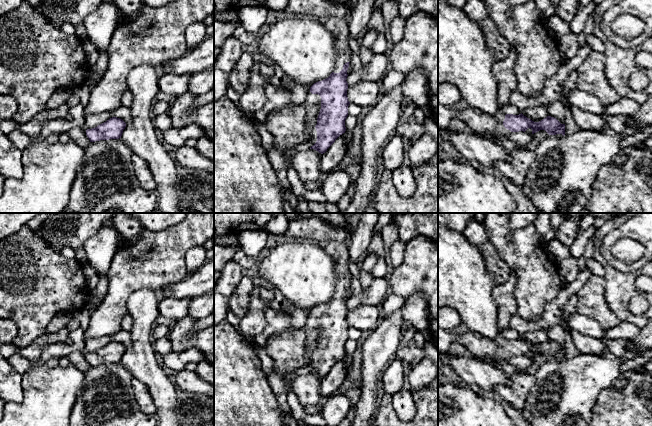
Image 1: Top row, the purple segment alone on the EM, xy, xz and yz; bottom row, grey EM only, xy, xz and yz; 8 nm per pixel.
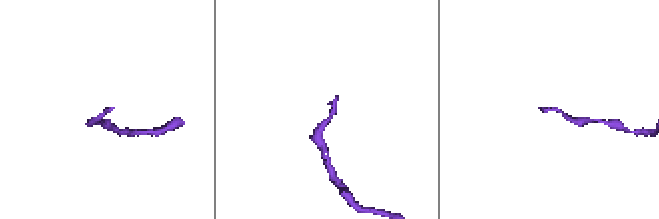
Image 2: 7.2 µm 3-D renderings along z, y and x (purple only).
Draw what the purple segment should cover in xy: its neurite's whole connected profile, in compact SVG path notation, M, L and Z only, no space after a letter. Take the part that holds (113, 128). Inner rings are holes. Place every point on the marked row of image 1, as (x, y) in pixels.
M112 117L95 128L87 129L86 135L90 142L119 139L122 136L126 123L117 117Z

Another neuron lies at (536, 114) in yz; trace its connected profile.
M537 106L528 108L524 111L523 115L534 122L539 122L548 116L548 112L545 106Z

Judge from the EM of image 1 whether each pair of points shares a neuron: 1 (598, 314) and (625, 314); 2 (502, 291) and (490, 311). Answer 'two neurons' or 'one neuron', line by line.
1: two neurons
2: two neurons

